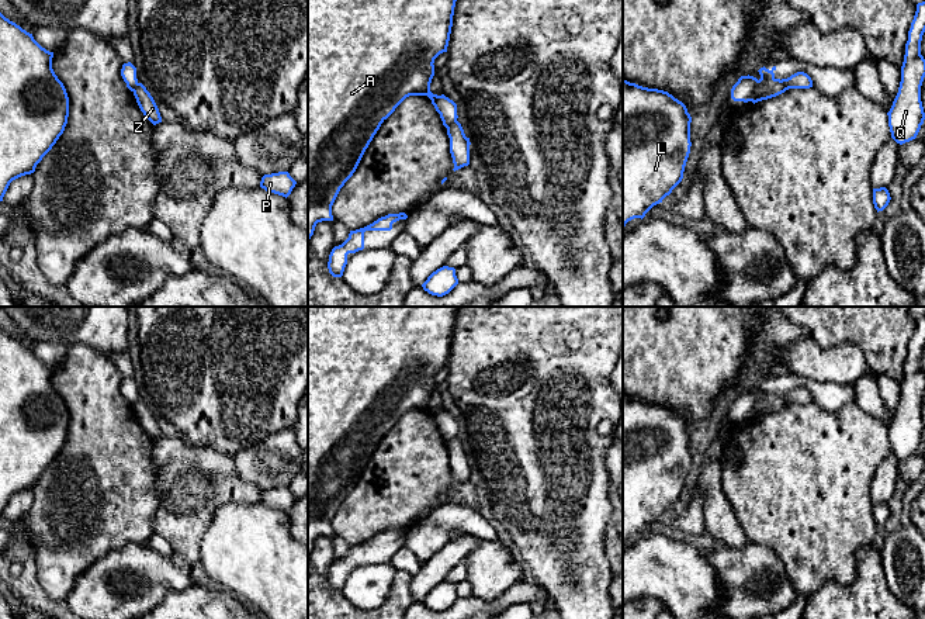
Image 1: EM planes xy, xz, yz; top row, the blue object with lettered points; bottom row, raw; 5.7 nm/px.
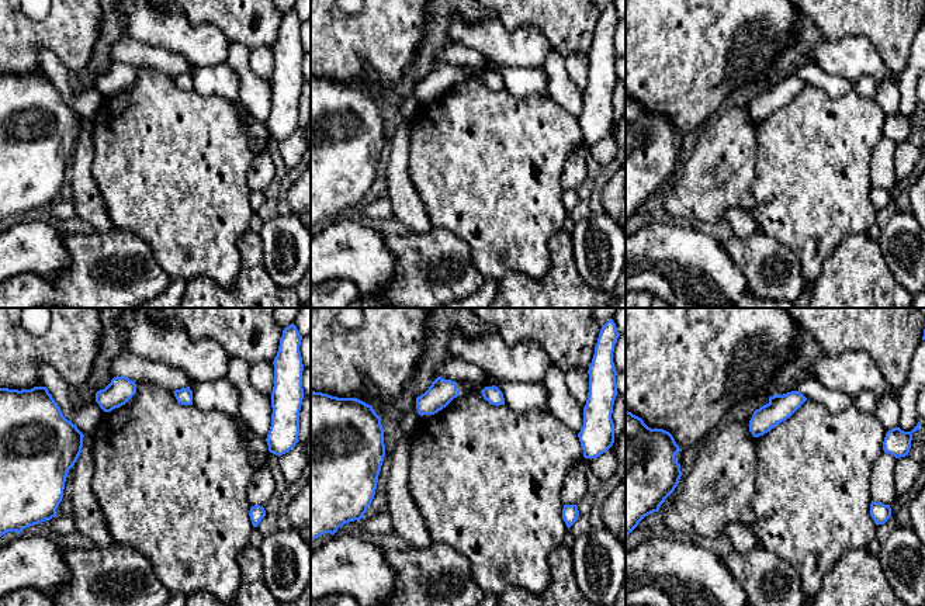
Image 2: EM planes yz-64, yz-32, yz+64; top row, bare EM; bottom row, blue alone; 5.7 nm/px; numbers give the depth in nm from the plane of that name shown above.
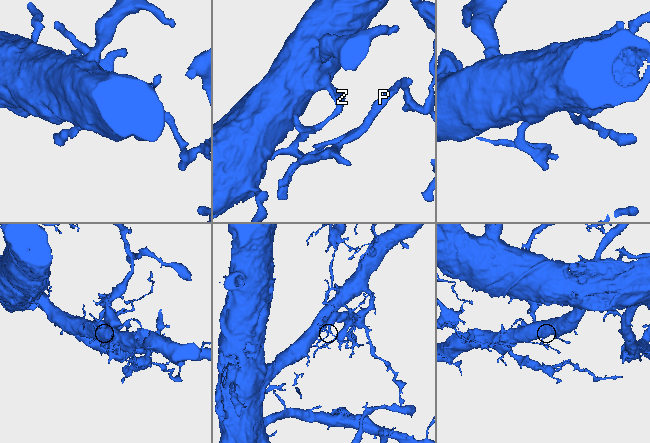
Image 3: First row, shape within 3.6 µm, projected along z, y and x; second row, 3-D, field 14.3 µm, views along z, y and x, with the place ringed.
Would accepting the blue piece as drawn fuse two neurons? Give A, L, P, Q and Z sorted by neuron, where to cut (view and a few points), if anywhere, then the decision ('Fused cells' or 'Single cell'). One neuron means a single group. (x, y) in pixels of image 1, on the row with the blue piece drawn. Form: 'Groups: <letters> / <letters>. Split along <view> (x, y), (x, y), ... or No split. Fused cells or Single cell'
Groups: A L / P Q Z. Split along yz (773, 78), (764, 79), (749, 100). Fused cells

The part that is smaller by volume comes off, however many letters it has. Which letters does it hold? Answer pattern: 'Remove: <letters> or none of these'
Remove: P, Q, Z

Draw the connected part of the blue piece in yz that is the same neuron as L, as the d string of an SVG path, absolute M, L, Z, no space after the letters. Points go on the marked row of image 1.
M623 80L623 228L645 214L682 181L690 153L692 117L672 94Z

